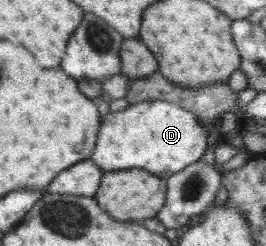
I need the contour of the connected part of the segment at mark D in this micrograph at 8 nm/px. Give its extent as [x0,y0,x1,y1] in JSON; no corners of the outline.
[90,101,207,177]

